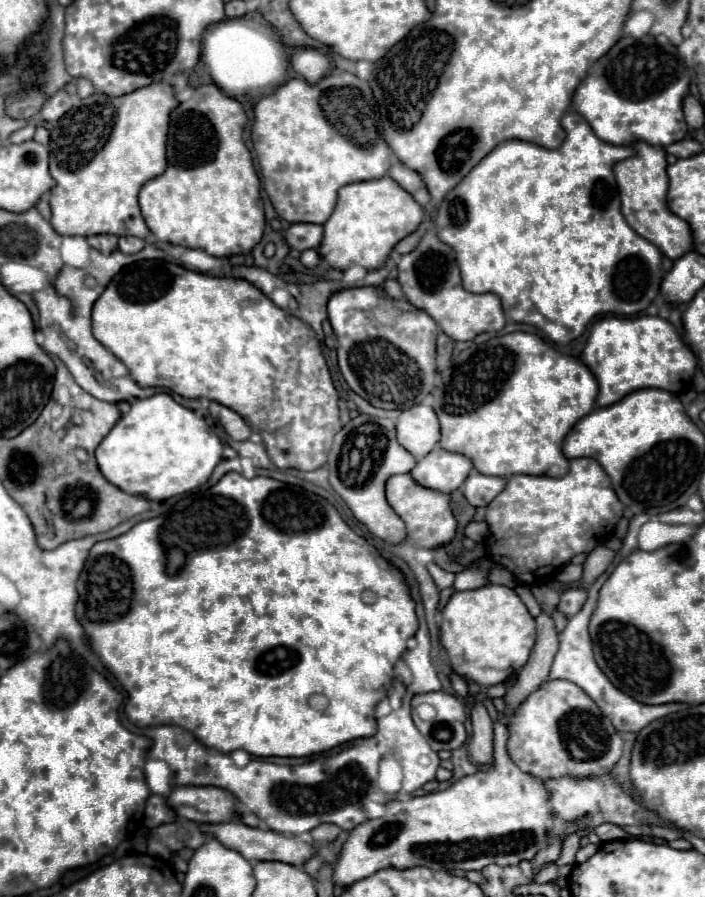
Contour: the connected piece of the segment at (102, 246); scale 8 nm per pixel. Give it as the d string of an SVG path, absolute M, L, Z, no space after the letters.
M94 234L94 236L88 236L86 242L88 242L92 248L100 250L102 254L110 254L110 252L116 250L118 236L114 236L114 234Z

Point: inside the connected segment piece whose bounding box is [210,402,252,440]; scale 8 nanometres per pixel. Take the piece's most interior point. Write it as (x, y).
(231, 422)

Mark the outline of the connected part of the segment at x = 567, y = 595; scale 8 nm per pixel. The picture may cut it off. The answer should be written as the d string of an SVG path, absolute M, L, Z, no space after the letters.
M576 588L576 590L566 590L560 598L560 604L558 604L558 610L562 610L566 616L574 616L582 604L586 602L586 588Z

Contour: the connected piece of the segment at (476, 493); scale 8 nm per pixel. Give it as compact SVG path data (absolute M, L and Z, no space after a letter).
M474 470L464 482L464 496L472 506L478 508L490 504L490 500L494 500L494 496L502 492L502 488L506 488L506 478L484 476Z

